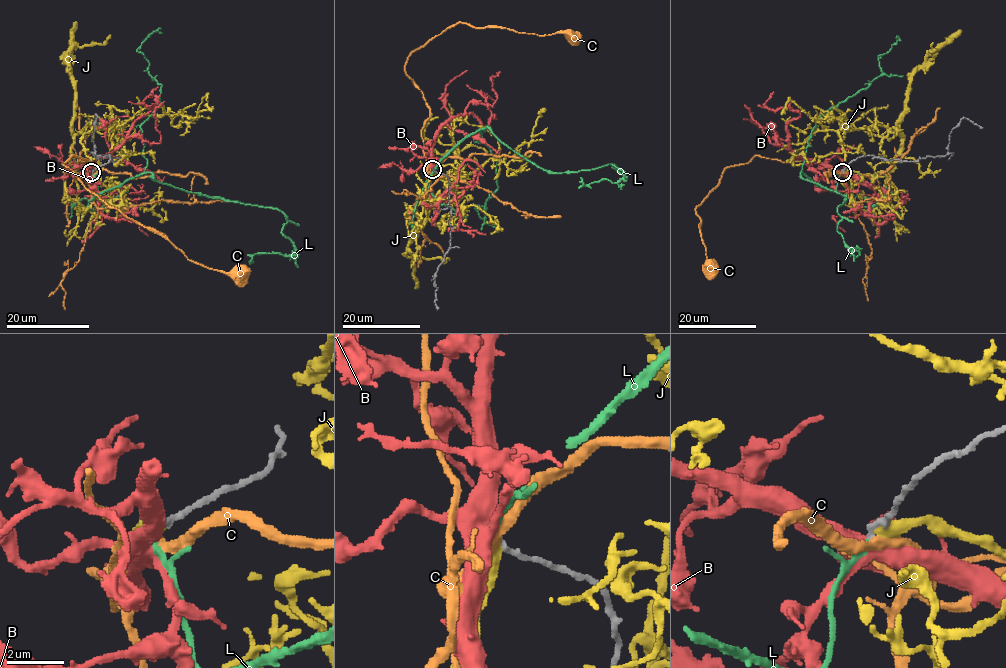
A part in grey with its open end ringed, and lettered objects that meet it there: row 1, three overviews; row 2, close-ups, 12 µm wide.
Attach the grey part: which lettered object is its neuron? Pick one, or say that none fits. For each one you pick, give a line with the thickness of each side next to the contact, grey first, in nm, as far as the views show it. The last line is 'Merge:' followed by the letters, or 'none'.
L: Thickness 240 nm (grey) against 220 nm
Merge: L

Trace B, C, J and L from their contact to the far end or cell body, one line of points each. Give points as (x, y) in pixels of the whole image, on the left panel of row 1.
B: (92, 171), (93, 162), (115, 149), (134, 123), (153, 107), (154, 104), (147, 106), (143, 101), (158, 87)
C: (93, 171), (86, 178), (80, 160), (89, 162), (75, 155), (63, 164), (189, 260), (242, 274)
J: (93, 170), (67, 171), (73, 138), (90, 123), (120, 127), (138, 114), (195, 118), (206, 96), (212, 111)
L: (92, 172), (100, 192), (151, 172), (178, 188), (280, 210), (295, 253), (249, 261)

